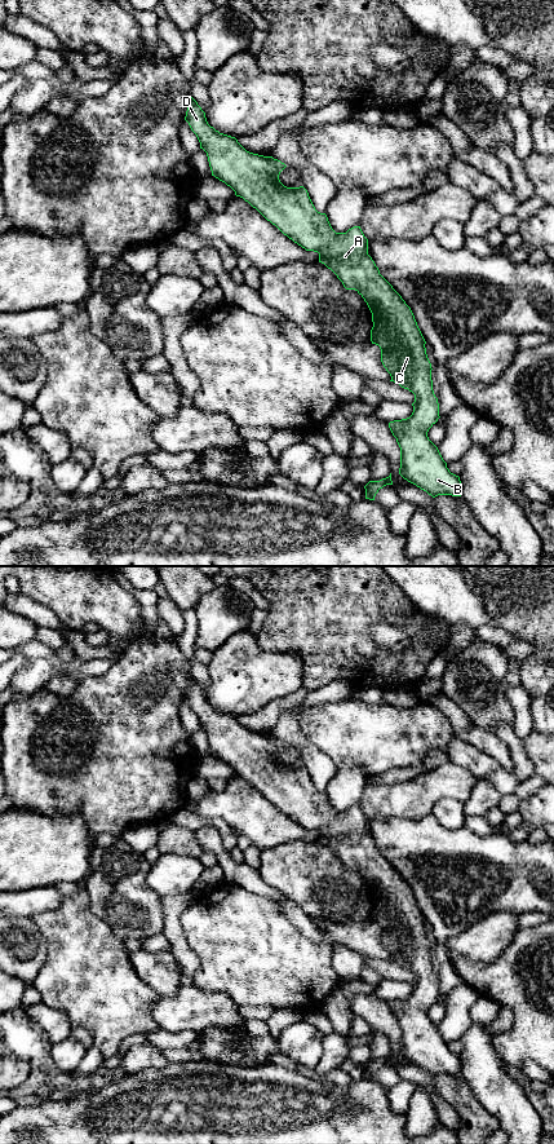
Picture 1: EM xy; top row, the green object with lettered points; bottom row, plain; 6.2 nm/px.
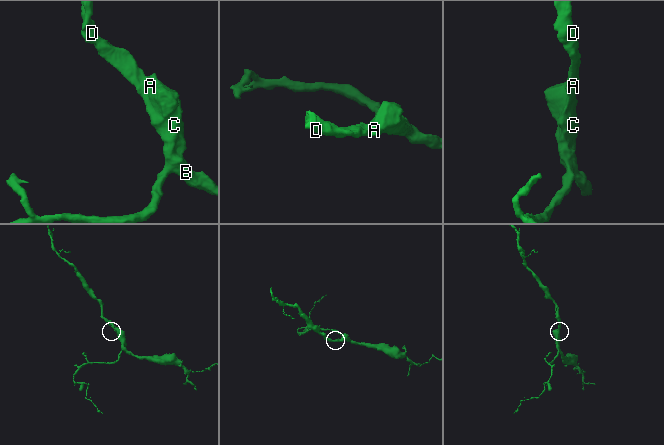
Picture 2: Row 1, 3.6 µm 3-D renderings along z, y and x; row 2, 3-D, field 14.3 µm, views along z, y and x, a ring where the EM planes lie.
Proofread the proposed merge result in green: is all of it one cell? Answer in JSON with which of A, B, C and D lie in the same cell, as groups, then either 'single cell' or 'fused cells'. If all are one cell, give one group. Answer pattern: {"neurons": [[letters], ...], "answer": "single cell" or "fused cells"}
{"neurons": [["A", "B", "C", "D"]], "answer": "single cell"}

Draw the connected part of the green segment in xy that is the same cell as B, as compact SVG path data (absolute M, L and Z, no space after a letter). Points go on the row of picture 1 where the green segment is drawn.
M192 97L185 120L196 134L200 149L207 153L212 176L230 186L236 196L248 202L294 243L306 251L318 252L319 262L331 269L346 290L355 290L364 299L372 313L371 341L381 349L381 362L391 376L390 381L415 394L412 415L389 423L389 428L400 447L399 474L433 498L438 495L461 496L460 477L449 472L438 447L427 437L429 429L440 416L438 398L433 390L433 368L426 354L426 341L411 308L380 274L378 268L368 255L368 239L360 226L354 226L346 233L336 233L327 215L315 209L303 186L287 187L280 182L279 175L287 167L284 163L272 156L249 153L235 137L216 131L208 124L205 112Z

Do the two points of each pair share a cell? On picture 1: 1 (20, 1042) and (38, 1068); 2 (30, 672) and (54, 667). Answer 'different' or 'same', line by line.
1: same
2: same

